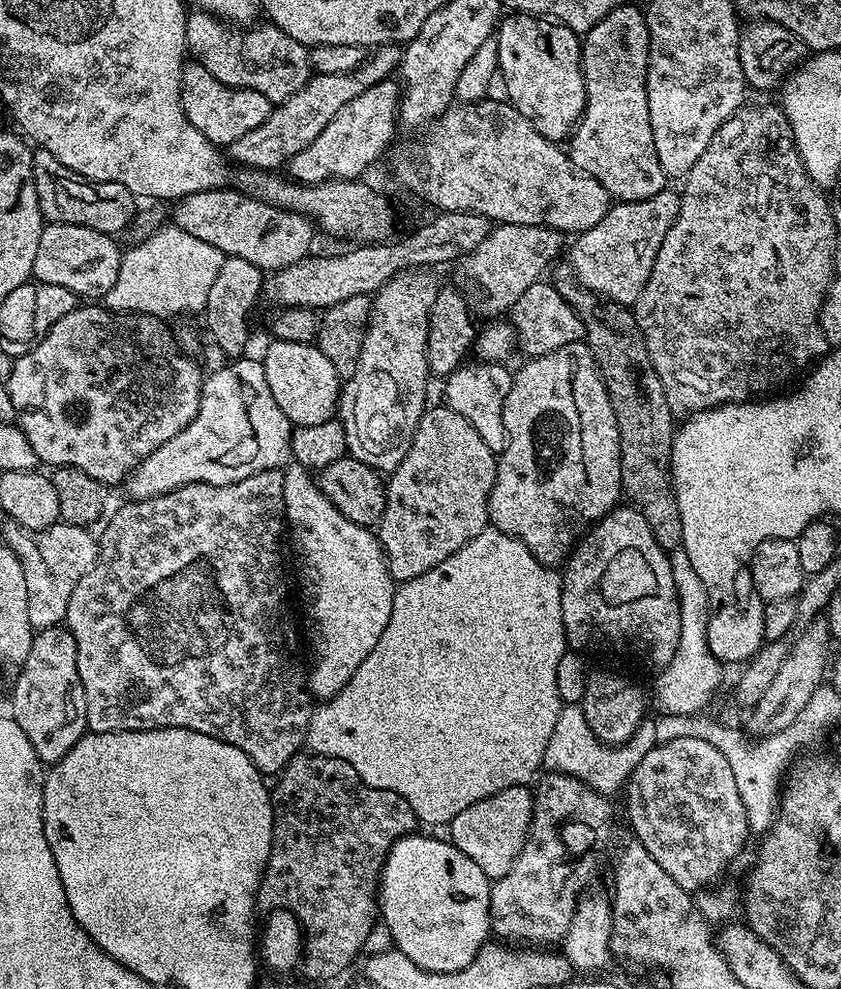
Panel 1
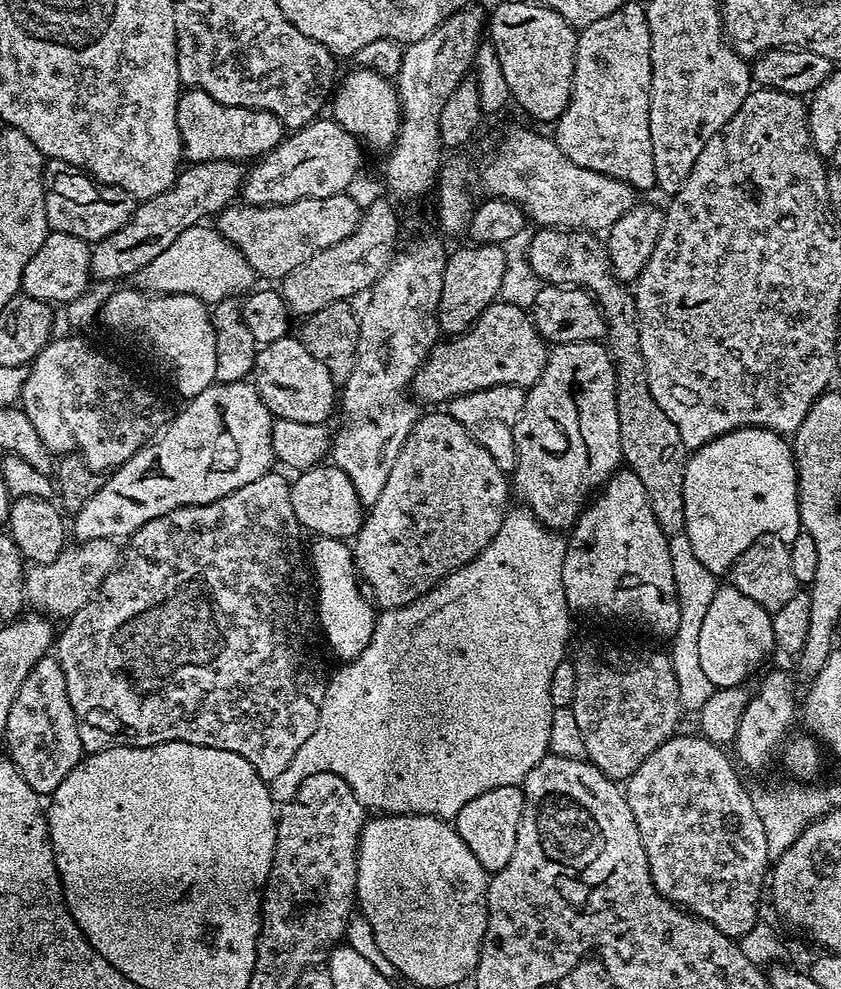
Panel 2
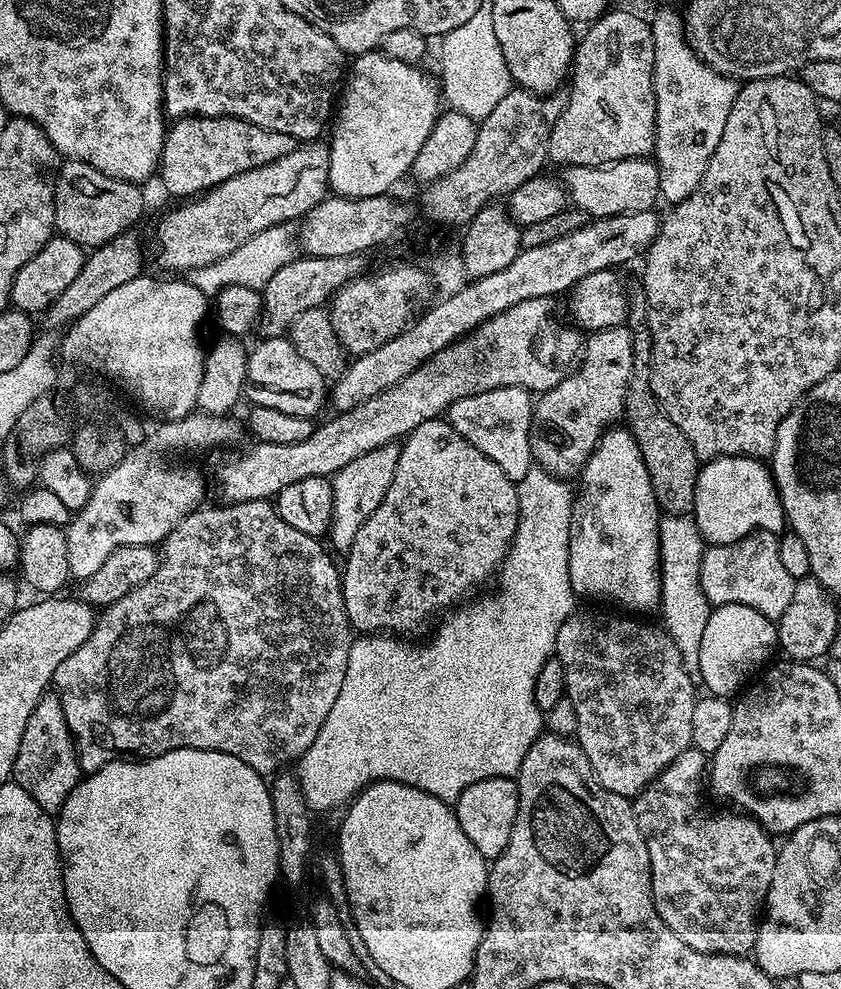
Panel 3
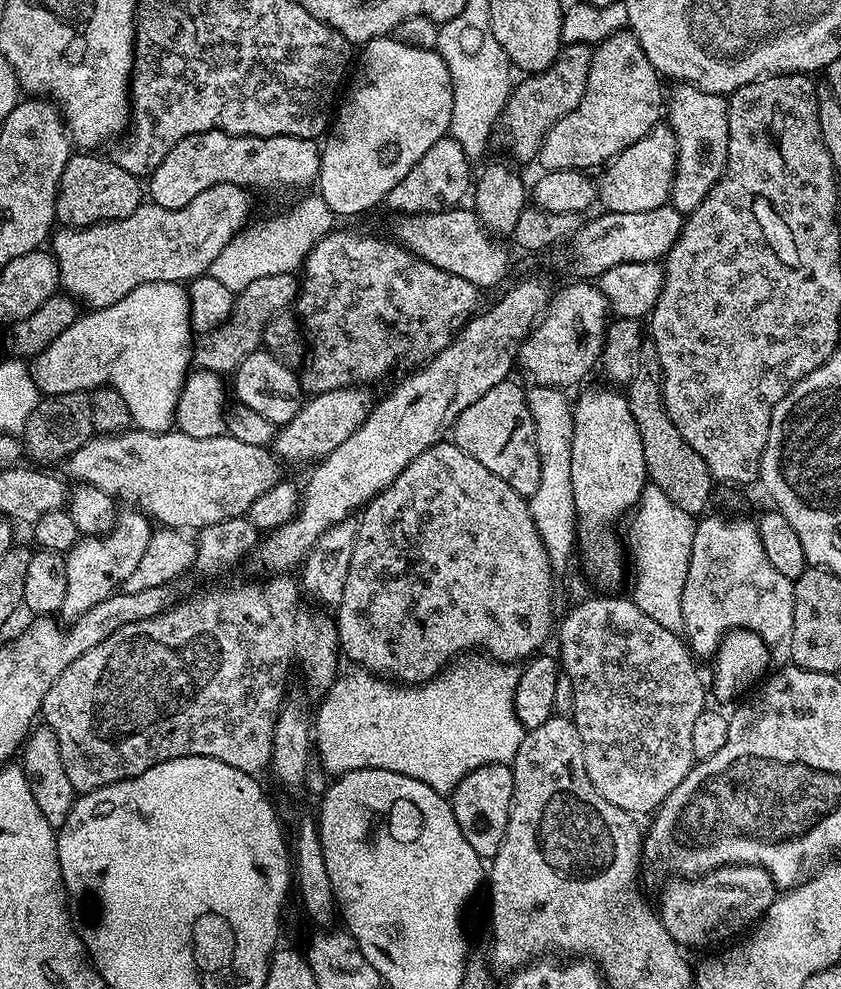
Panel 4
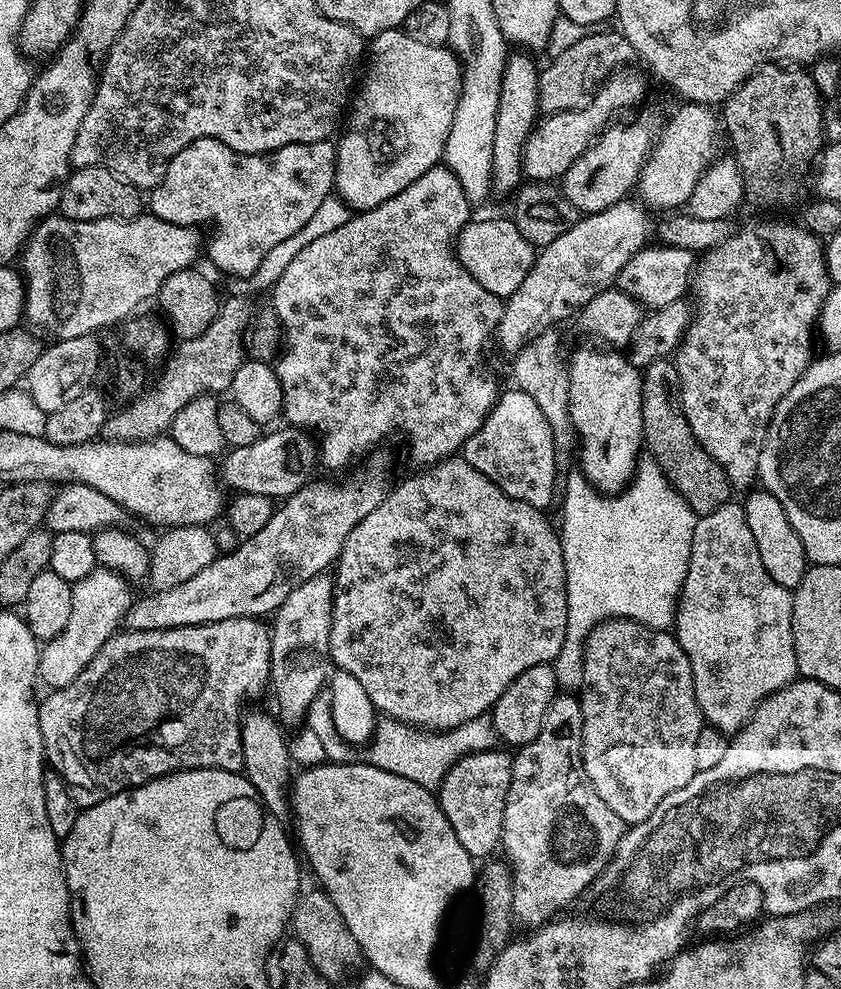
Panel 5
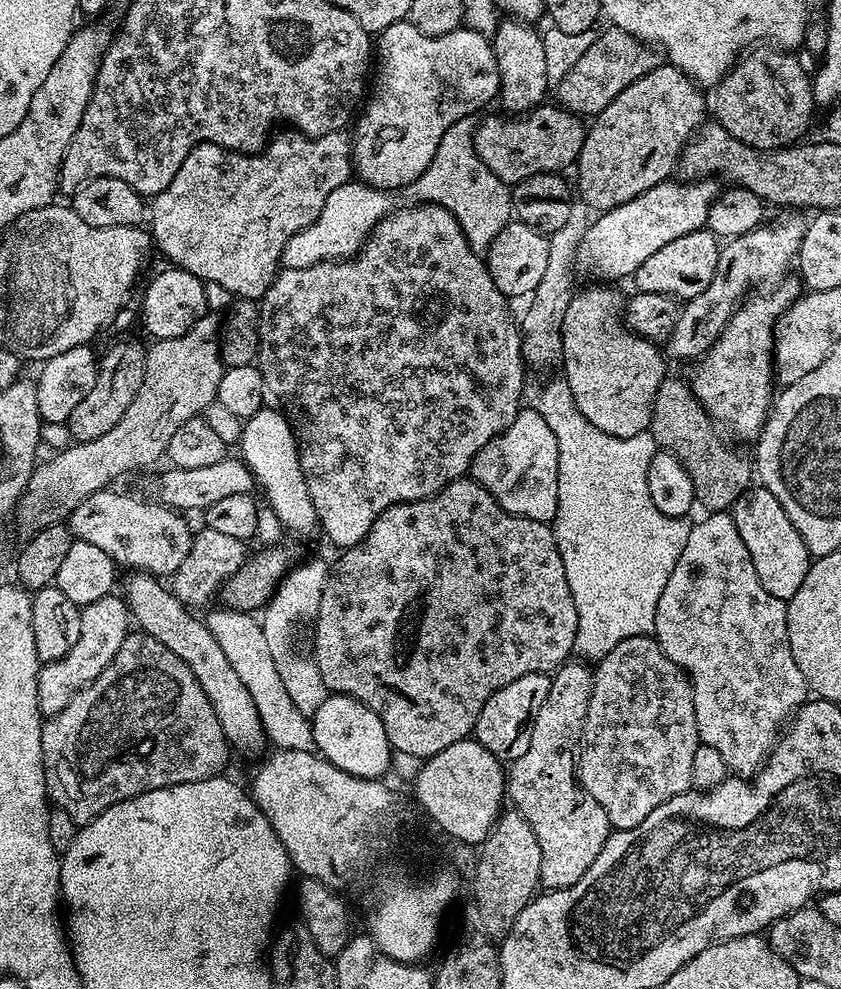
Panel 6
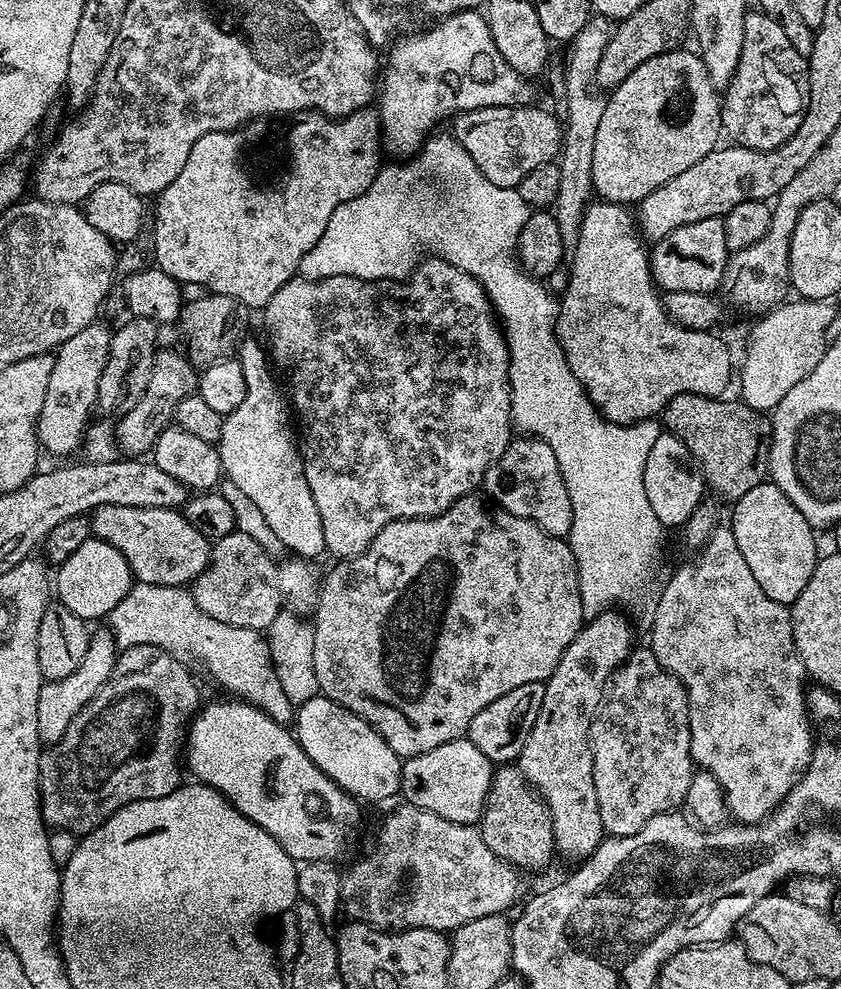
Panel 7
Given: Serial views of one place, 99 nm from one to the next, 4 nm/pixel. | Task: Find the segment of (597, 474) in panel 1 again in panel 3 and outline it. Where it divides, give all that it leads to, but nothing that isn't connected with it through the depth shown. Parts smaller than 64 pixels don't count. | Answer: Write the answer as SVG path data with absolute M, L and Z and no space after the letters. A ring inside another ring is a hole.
M627 326L618 328L607 328L601 332L591 333L583 341L582 359L575 372L558 386L554 386L549 392L543 393L535 401L532 409L533 425L556 424L556 432L533 431L532 439L532 459L541 468L545 468L551 476L561 478L579 477L584 471L586 462L590 454L596 448L596 443L600 441L609 426L615 425L623 417L624 403L628 393L628 383L632 377L632 329Z

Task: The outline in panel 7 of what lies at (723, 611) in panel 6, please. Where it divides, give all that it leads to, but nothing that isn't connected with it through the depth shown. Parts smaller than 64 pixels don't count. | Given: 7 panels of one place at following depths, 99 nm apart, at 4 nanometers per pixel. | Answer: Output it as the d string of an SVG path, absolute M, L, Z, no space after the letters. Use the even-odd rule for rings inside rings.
M718 526L710 534L710 538L703 544L700 549L695 553L696 561L693 564L684 564L668 581L664 584L664 589L660 592L660 601L656 604L656 613L652 616L652 641L650 641L650 647L653 654L658 658L660 665L665 668L666 671L672 672L680 681L682 686L686 690L688 695L688 717L690 718L690 750L692 751L692 762L697 769L714 774L714 778L718 778L718 782L722 786L724 791L724 802L729 813L732 812L737 821L742 824L756 824L760 820L765 820L766 817L771 816L776 808L784 801L786 794L790 789L796 785L797 780L800 779L801 774L808 768L808 762L812 757L812 750L814 747L814 739L812 740L812 728L814 729L813 721L808 714L808 704L804 701L804 693L806 691L806 673L802 662L800 661L800 655L796 653L796 643L794 642L794 634L792 633L792 614L791 611L785 605L774 602L770 598L766 598L766 594L762 594L762 586L758 586L757 580L754 578L754 573L750 571L750 565L746 563L746 558L742 558L742 550L738 550L738 541L735 540L731 527Z

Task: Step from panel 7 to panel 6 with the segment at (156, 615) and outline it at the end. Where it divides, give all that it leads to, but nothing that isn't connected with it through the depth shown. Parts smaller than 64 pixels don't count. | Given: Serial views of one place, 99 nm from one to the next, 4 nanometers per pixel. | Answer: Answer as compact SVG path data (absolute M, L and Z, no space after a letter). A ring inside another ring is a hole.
M223 611L210 613L206 616L206 623L214 638L218 638L222 654L226 654L230 666L234 666L238 678L242 678L243 684L246 685L246 690L250 690L250 698L254 698L254 706L258 706L260 724L264 727L267 743L277 749L316 752L311 719L304 716L298 710L297 702L289 697L285 683L278 674L273 655L270 654L261 621L250 612Z

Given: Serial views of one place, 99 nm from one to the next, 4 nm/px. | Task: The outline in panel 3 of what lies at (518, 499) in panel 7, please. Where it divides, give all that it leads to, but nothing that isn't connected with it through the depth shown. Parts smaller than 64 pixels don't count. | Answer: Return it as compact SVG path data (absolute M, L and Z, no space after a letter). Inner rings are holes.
M506 386L505 388L479 392L466 398L458 398L458 402L454 402L448 407L446 419L448 423L454 426L454 430L458 430L458 434L462 434L462 438L466 438L466 442L470 442L470 446L482 450L482 454L486 454L486 458L490 458L490 462L496 463L502 469L502 474L506 474L506 478L510 478L515 482L526 478L528 471L534 467L532 445L530 443L534 431L532 422L533 407L533 393L518 386Z

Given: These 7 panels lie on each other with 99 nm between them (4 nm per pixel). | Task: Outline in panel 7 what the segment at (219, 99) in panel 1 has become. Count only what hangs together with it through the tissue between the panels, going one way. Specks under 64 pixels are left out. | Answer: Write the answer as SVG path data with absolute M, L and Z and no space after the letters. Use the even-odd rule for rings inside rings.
M371 107L360 108L354 114L339 118L321 116L315 110L293 112L287 120L288 128L280 118L257 118L245 124L243 128L235 128L233 132L206 134L198 138L198 142L194 142L194 150L190 150L190 158L186 158L186 166L182 166L178 178L174 178L174 182L170 182L170 186L166 186L166 190L162 190L154 200L156 225L151 225L150 231L153 234L156 251L155 267L170 274L170 278L179 280L181 285L197 284L200 290L207 290L217 296L229 296L236 300L237 305L244 307L245 304L246 307L256 310L263 310L270 302L270 298L274 298L274 294L278 294L278 290L282 290L282 286L286 286L286 282L290 282L299 273L302 258L310 254L318 238L322 238L330 222L330 214L334 214L334 210L338 210L342 202L358 198L358 194L365 192L374 182L376 173L382 167L382 159L380 160L382 133L379 111Z

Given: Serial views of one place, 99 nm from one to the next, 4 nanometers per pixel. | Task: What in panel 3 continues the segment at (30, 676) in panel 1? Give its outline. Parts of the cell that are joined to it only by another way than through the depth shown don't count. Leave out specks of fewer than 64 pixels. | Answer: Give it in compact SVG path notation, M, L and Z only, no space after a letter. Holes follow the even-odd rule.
M46 694L38 706L34 706L34 714L30 714L26 730L22 730L22 742L12 767L12 780L22 786L22 790L26 790L26 794L30 794L44 812L56 814L81 779L80 765L76 762L76 745L72 743L68 723L62 714L60 698L55 694Z

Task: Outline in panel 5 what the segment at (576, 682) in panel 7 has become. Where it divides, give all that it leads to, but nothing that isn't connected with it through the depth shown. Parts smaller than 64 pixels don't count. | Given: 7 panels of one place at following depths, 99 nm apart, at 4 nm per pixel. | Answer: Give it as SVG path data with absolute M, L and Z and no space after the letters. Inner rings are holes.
M557 694L546 710L546 718L542 718L538 738L525 744L512 756L502 852L505 852L503 855L512 869L512 915L517 925L525 924L528 930L539 928L541 924L559 917L569 906L575 905L596 880L596 875L612 861L612 855L626 831L624 820L618 818L618 814L614 814L614 810L610 810L602 798L598 798L588 780L580 753L583 725L579 699L572 694Z

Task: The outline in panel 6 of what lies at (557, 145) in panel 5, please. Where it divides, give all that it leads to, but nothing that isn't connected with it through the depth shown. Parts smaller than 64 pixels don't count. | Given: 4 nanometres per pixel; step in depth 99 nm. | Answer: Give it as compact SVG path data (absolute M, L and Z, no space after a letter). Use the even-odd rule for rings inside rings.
M545 102L527 114L488 116L476 124L474 146L482 162L499 180L514 186L539 172L571 169L584 145L586 124L575 112Z

